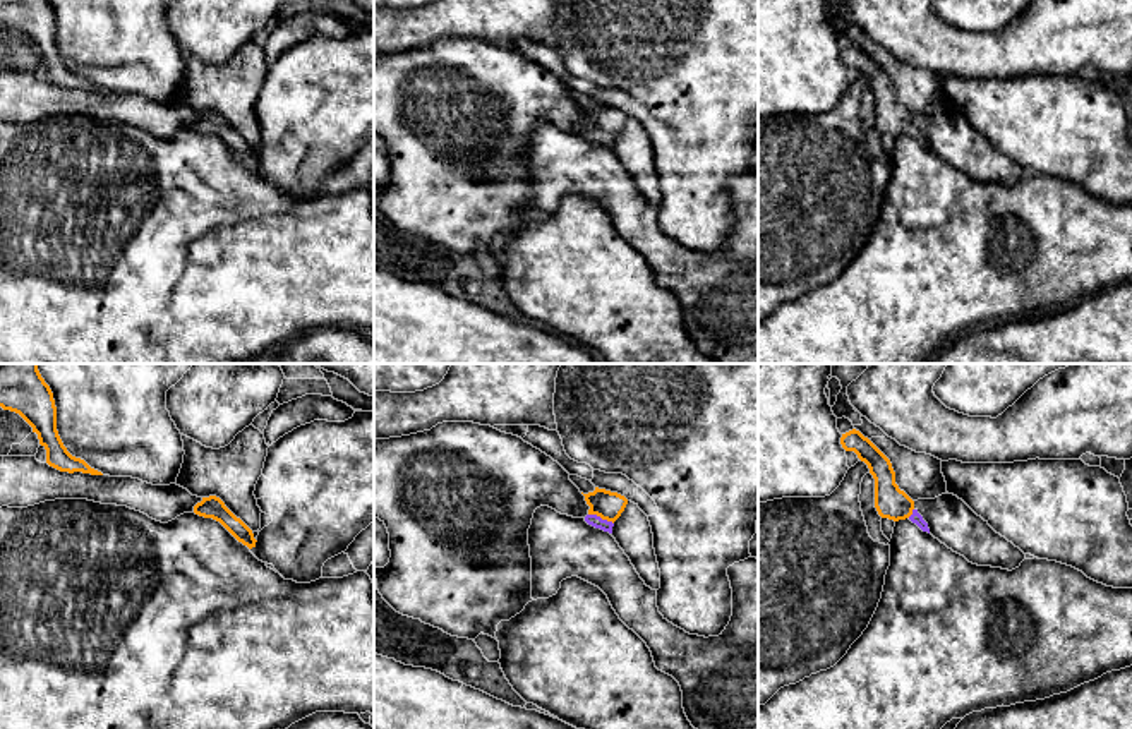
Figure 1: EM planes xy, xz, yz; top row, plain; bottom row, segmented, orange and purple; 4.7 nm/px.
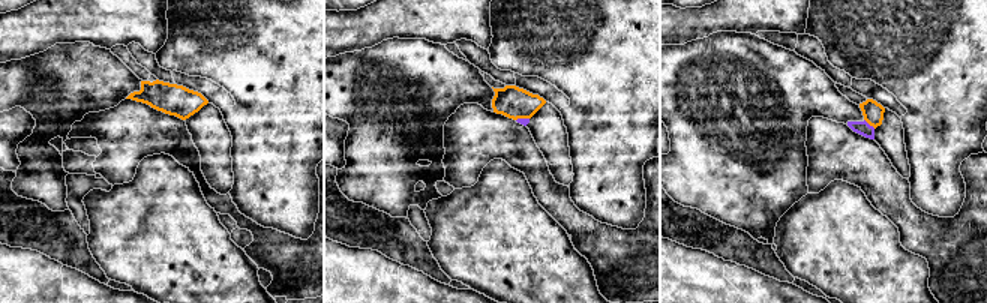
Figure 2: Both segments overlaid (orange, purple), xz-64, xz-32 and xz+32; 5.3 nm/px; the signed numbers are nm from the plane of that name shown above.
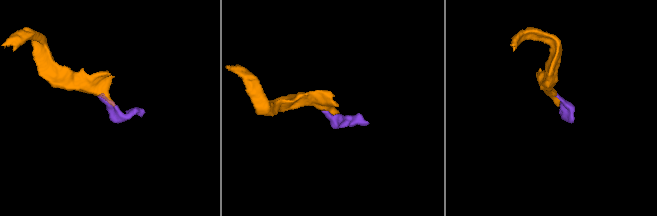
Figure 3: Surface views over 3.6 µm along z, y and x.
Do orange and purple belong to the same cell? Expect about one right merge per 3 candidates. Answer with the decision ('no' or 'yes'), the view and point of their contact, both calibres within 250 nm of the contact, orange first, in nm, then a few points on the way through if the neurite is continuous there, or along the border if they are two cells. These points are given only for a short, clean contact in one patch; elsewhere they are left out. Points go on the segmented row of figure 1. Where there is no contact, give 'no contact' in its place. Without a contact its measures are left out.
yes | xz (601, 517) | 130/60 nm | across xz (608, 505), (601, 517), (594, 520)

